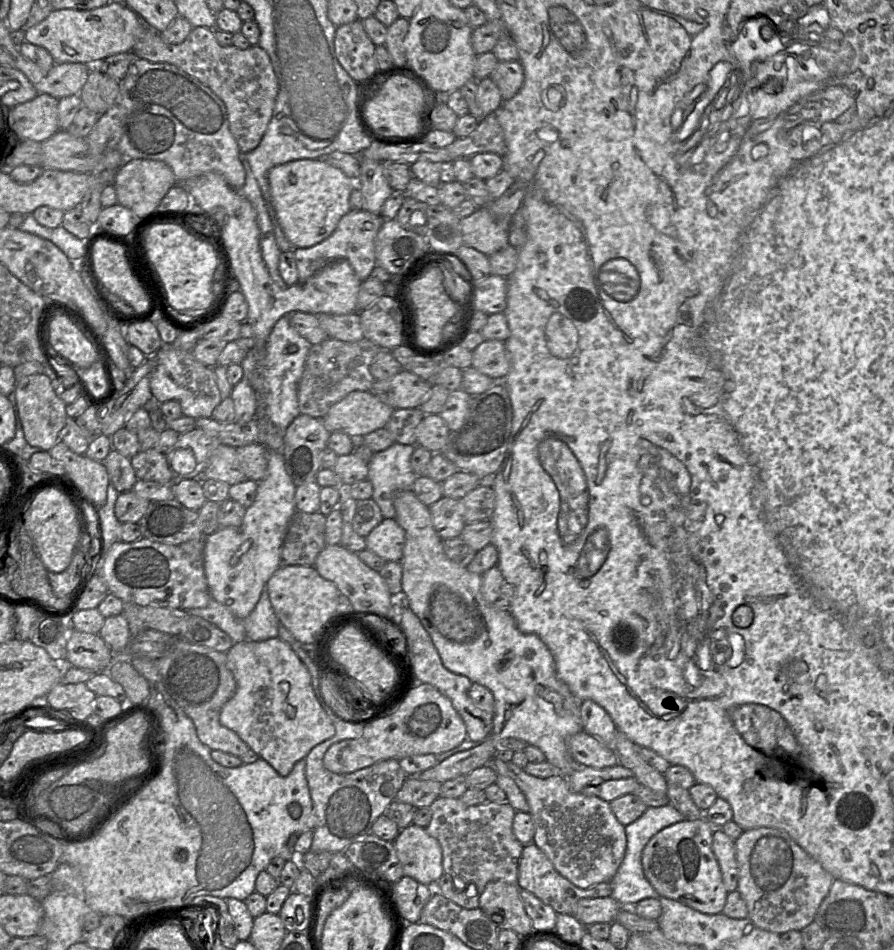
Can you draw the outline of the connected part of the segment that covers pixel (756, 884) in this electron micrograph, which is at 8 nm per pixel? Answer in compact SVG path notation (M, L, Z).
M771 827L744 830L735 840L735 857L738 865L737 891L746 902L748 918L759 928L776 934L803 928L812 923L818 908L828 895L834 877L813 859L786 832Z

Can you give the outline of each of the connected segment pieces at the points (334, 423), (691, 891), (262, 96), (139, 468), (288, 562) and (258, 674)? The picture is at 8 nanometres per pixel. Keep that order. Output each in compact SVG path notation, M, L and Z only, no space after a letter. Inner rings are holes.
M353 391L333 404L322 421L331 433L343 432L360 439L384 428L394 410L369 391Z
M683 820L656 833L642 851L642 869L661 895L705 914L720 914L728 892L724 886L712 842L715 827L705 820Z
M149 26L136 41L134 57L157 63L173 64L209 87L225 104L229 129L240 151L254 150L262 140L272 118L279 91L277 78L269 55L260 46L240 49L235 46L221 46L214 35L214 29L194 27L180 44L167 44Z
M155 448L139 451L131 459L137 479L172 484L173 475L164 453Z
M296 511L290 520L281 547L280 567L314 566L317 556L327 545L325 529L326 516L319 511Z
M278 637L234 643L226 655L236 690L221 709L221 725L234 731L280 776L288 776L296 762L305 759L313 747L335 734L332 721L317 700L307 668Z

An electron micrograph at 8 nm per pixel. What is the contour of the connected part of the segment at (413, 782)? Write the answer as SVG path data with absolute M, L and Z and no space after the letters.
M407 778L398 791L395 801L410 804L416 808L429 807L440 797L441 784L432 780Z

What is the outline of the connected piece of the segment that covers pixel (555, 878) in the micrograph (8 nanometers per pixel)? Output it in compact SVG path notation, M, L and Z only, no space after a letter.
M534 843L524 845L518 866L517 886L535 895L545 904L551 906L557 914L573 915L577 903L582 898L609 897L612 894L611 881L602 882L583 889L572 884L553 866L546 854Z

